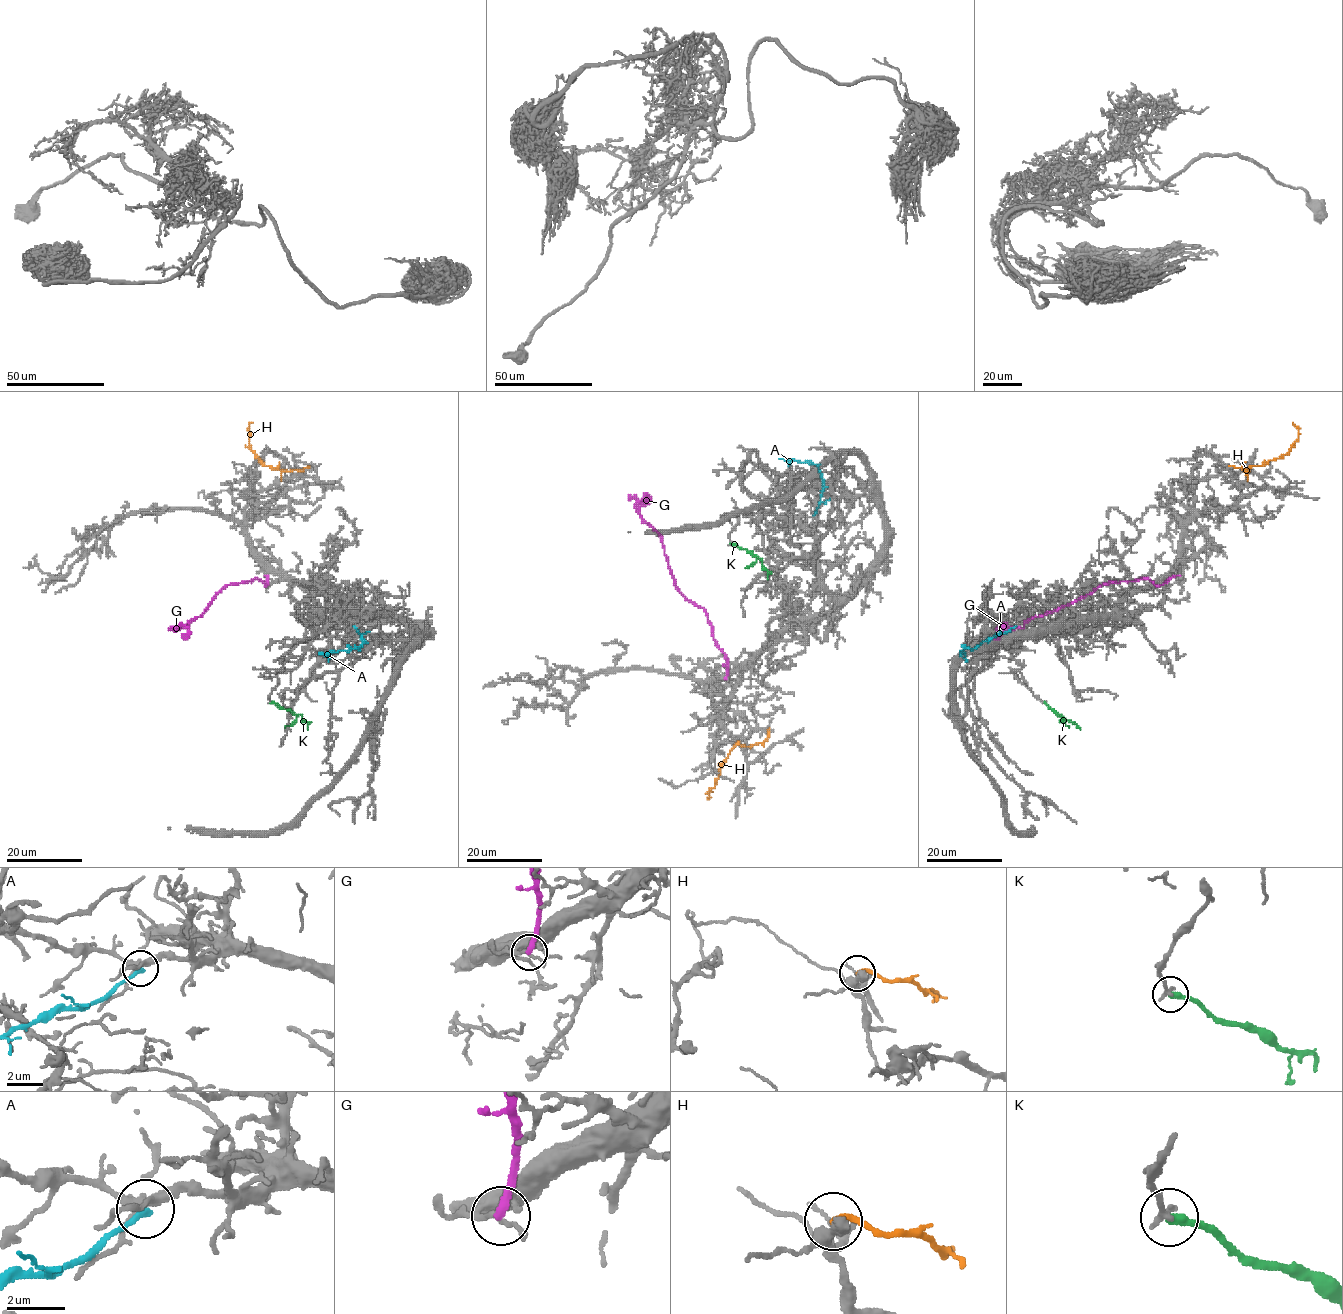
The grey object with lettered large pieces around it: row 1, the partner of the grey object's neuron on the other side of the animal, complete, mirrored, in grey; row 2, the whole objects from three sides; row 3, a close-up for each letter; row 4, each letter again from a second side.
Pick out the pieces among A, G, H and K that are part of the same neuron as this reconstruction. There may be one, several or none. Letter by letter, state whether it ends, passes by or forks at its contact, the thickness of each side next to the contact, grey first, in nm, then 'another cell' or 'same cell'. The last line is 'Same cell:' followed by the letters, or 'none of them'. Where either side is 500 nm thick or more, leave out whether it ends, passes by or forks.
A: it ends there; 320 nm thick on the grey side, 200 nm on the other; another cell
G: it ends there; 150 nm thick on the grey side, 280 nm on the other; another cell
H: it ends there; 360 nm thick on the grey side, 200 nm on the other; another cell
K: it ends there; 300 nm thick on the grey side, 280 nm on the other; another cell
Same cell: none of them

